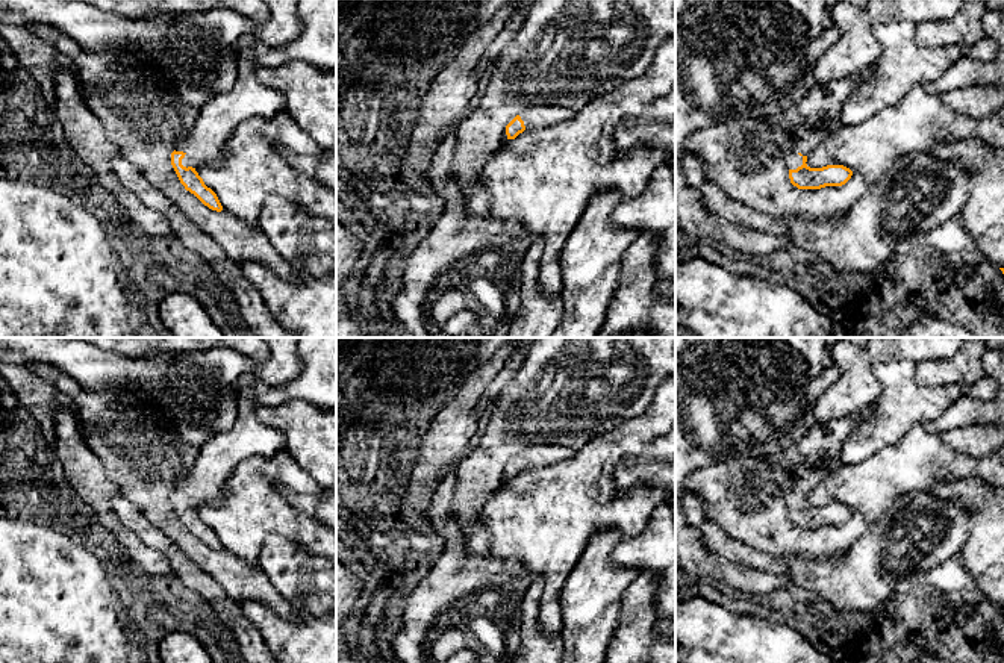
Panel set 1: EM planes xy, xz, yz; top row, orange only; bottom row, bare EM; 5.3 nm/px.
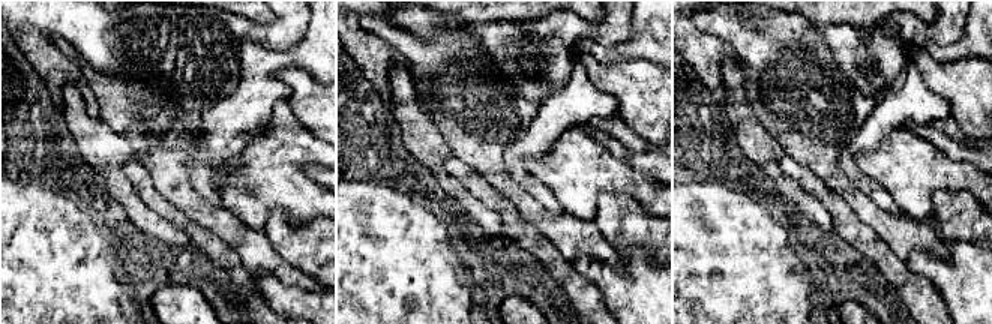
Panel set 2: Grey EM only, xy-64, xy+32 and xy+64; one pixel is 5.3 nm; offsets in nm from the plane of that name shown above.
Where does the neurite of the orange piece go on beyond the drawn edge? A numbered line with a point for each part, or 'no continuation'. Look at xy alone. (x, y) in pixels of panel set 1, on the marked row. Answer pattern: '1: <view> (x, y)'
1: xy (220, 117)

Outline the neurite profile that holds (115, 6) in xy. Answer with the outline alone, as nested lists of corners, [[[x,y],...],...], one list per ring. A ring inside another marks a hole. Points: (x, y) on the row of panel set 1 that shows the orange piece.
[[[80,0],[101,11],[127,18],[151,14],[189,14],[217,8],[235,11],[254,23],[263,23],[271,12],[265,0]]]

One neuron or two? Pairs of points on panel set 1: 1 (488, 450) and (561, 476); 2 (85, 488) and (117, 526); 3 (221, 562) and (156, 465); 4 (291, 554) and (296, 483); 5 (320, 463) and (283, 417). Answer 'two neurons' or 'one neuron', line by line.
1: two neurons
2: one neuron
3: one neuron
4: two neurons
5: one neuron

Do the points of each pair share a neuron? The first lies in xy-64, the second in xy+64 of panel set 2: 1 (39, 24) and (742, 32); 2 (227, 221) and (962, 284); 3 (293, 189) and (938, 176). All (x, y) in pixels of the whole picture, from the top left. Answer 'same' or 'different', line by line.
1: different
2: different
3: same

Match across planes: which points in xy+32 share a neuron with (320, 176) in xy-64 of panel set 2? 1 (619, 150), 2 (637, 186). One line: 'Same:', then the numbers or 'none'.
Same: 1

